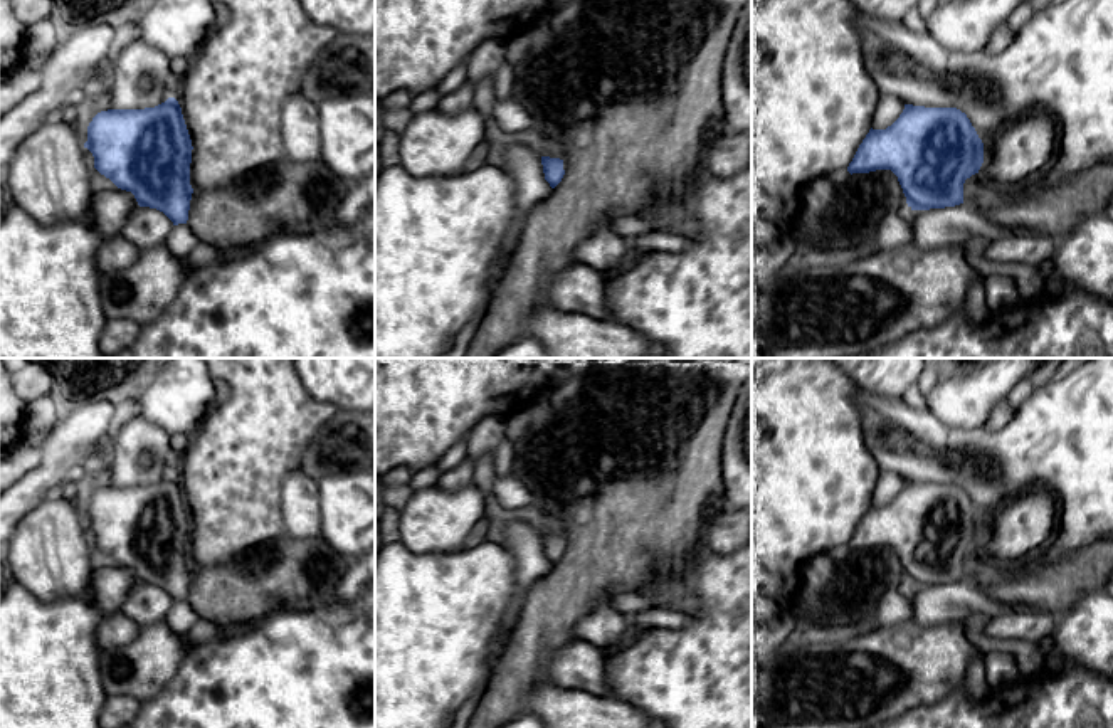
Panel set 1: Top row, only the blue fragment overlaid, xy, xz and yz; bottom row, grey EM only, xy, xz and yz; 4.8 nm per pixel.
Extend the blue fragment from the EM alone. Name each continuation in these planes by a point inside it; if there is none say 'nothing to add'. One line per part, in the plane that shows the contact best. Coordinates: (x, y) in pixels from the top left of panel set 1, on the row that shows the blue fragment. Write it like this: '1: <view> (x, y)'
nothing to add

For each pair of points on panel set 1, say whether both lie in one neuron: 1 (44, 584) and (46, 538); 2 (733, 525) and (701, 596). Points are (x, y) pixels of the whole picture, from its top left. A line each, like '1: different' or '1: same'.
1: same
2: different

